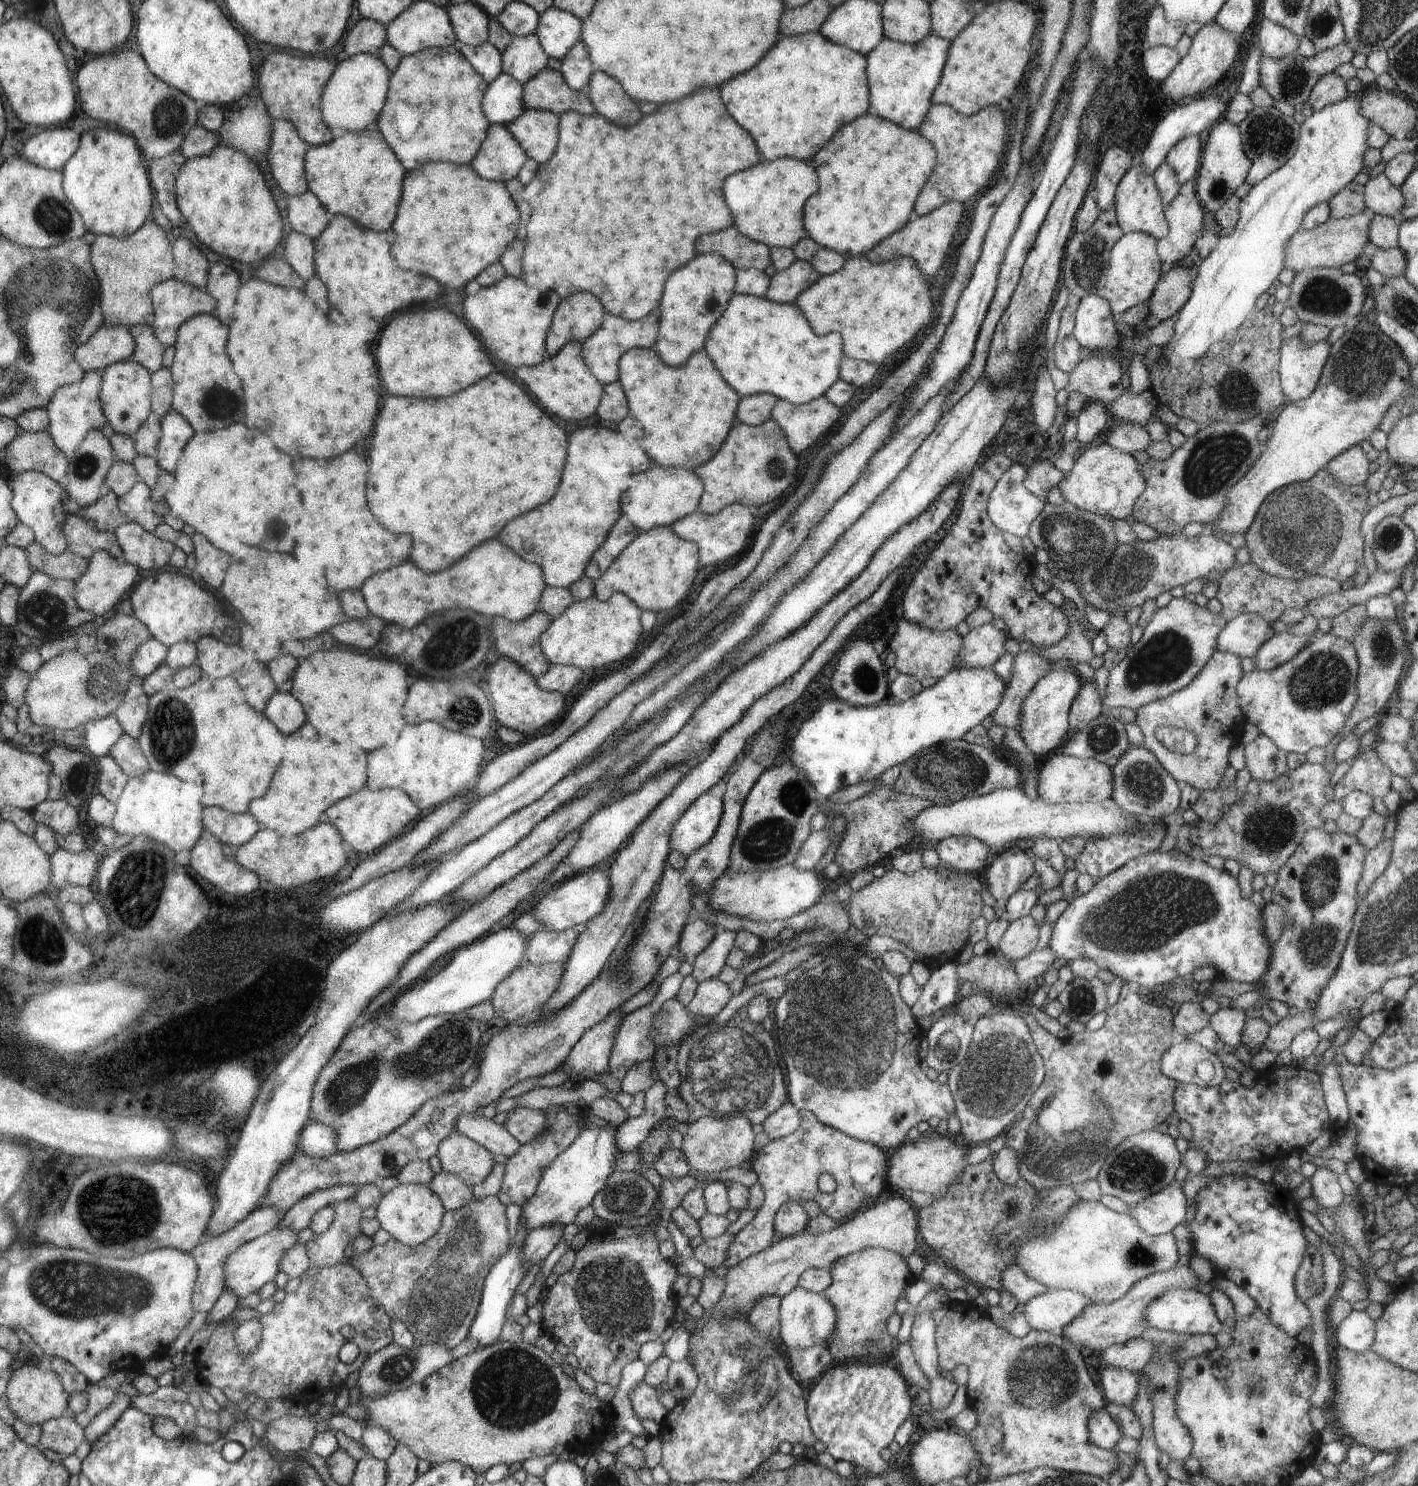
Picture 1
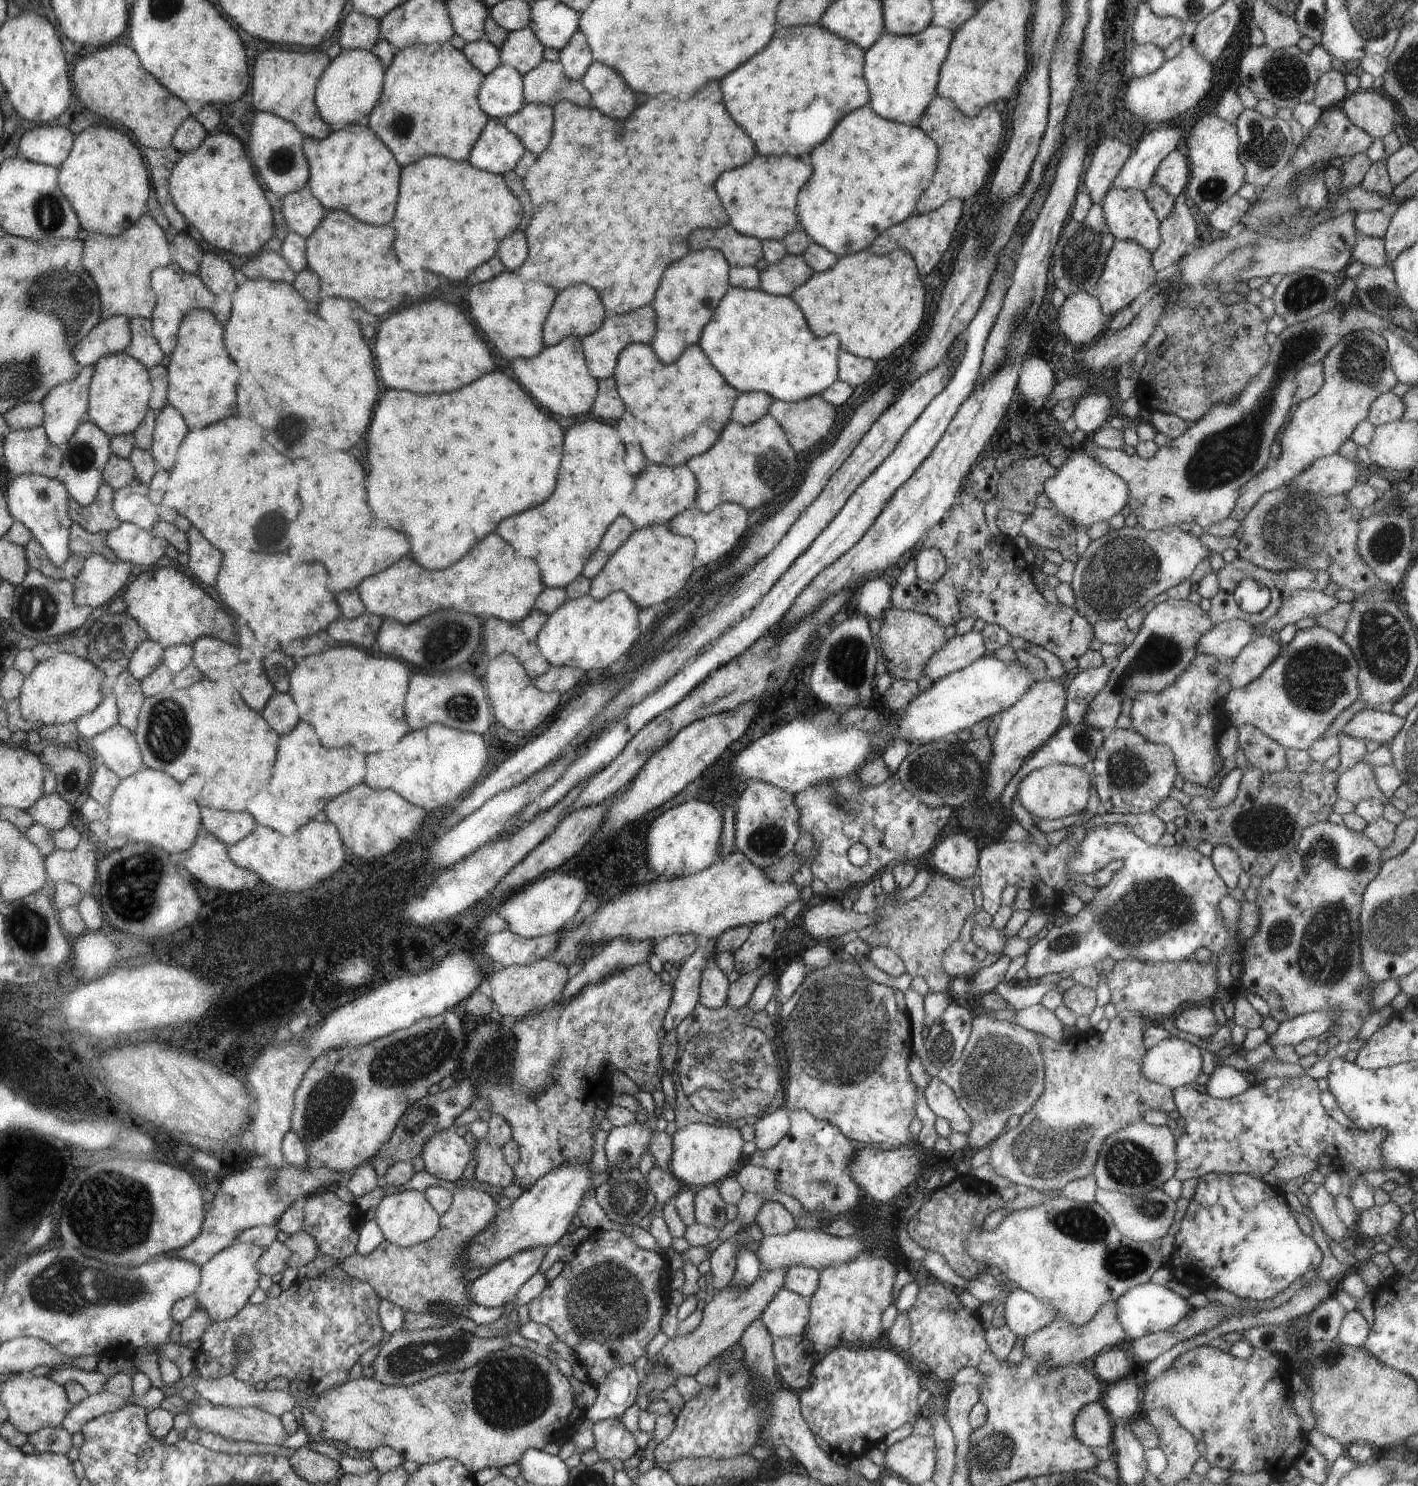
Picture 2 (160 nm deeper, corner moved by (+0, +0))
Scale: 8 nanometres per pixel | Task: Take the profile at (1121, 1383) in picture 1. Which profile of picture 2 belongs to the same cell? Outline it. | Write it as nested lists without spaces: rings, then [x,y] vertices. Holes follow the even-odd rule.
[[[1122,1346],[1102,1351],[1094,1360],[1094,1372],[1104,1385],[1119,1381],[1132,1374],[1133,1371],[1135,1371],[1135,1365]]]

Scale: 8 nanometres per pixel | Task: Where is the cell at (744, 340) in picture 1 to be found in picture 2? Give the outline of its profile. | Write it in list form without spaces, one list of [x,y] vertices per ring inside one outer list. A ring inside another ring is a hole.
[[[732,287],[732,292],[723,297],[724,304],[715,308],[716,320],[703,328],[704,340],[699,340],[698,346],[730,386],[741,393],[765,392],[774,399],[798,402],[819,395],[836,380],[841,345],[838,336],[817,337],[791,296],[773,295],[759,288]]]

